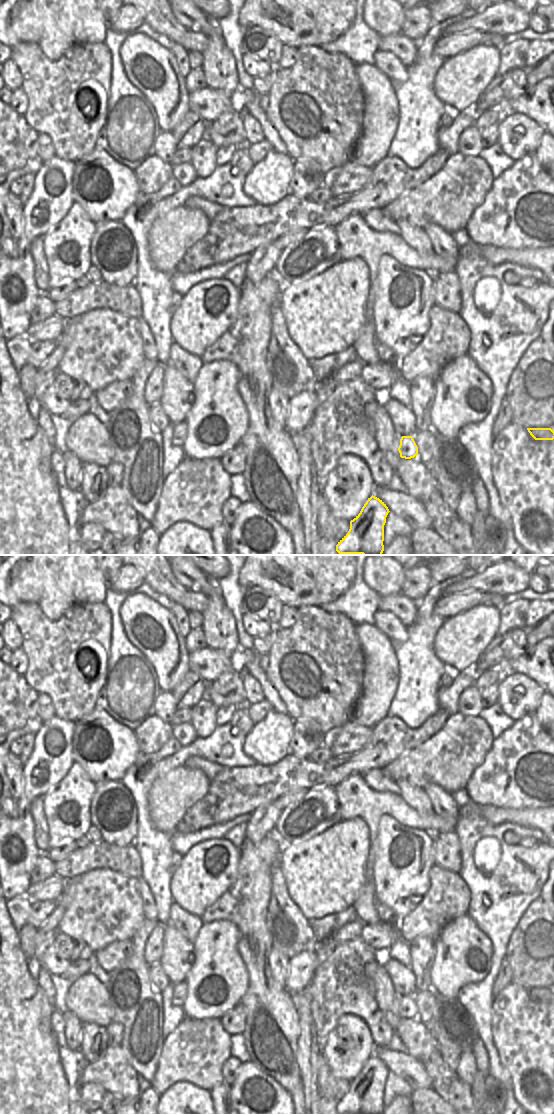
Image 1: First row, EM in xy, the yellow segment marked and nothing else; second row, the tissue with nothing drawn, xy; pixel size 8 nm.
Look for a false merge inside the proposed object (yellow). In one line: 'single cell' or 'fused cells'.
single cell

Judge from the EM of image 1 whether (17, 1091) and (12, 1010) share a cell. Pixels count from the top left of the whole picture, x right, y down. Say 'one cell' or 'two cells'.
one cell

